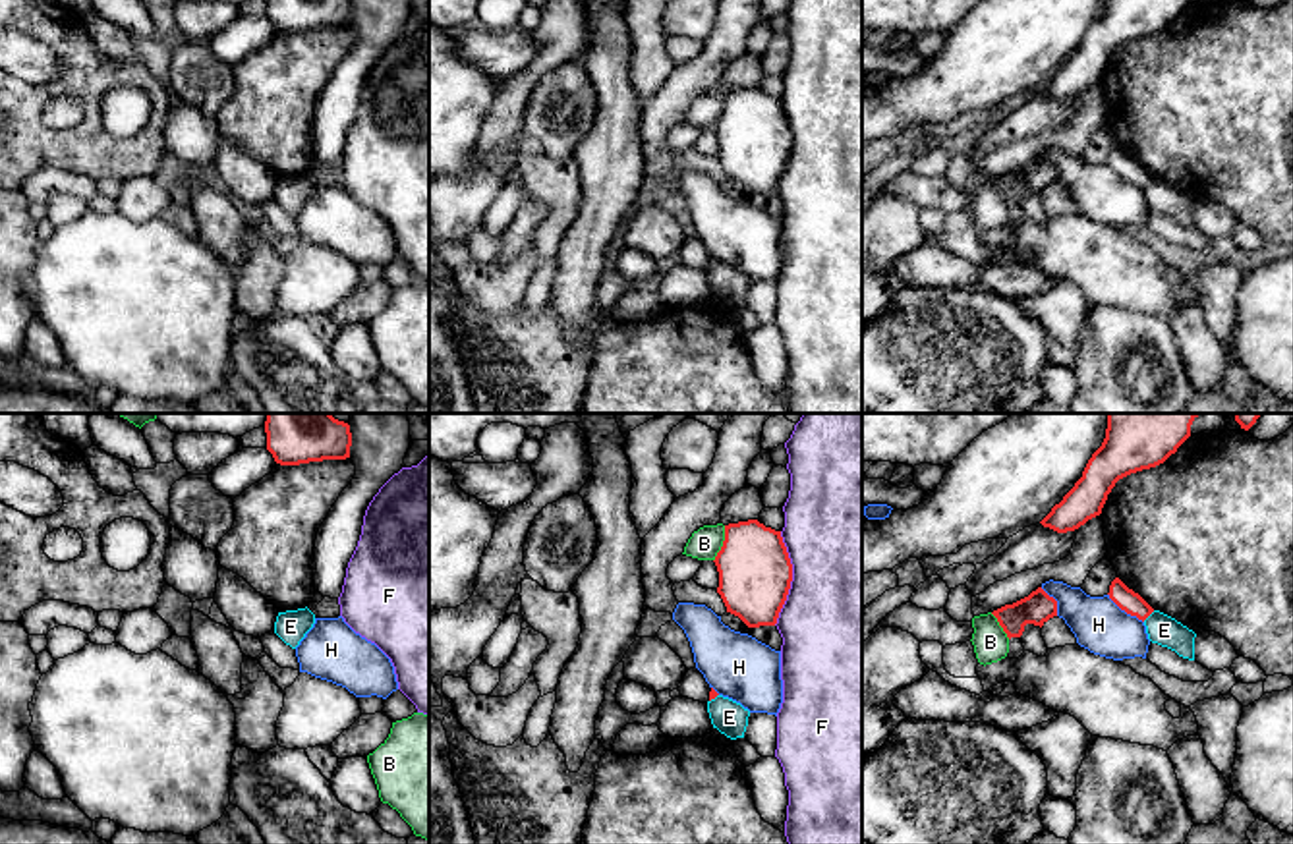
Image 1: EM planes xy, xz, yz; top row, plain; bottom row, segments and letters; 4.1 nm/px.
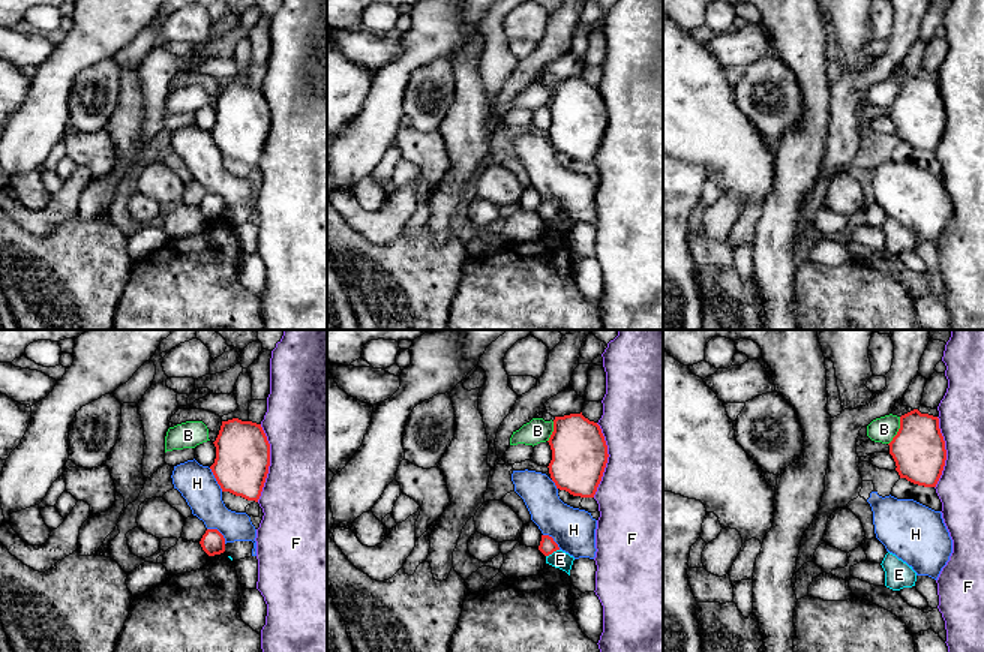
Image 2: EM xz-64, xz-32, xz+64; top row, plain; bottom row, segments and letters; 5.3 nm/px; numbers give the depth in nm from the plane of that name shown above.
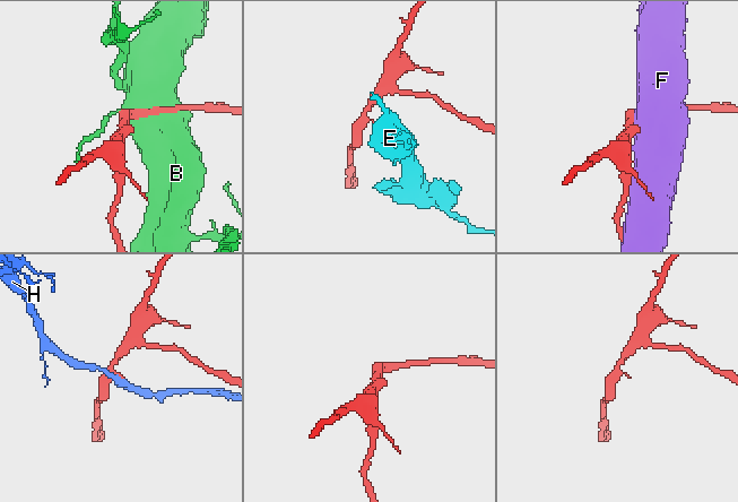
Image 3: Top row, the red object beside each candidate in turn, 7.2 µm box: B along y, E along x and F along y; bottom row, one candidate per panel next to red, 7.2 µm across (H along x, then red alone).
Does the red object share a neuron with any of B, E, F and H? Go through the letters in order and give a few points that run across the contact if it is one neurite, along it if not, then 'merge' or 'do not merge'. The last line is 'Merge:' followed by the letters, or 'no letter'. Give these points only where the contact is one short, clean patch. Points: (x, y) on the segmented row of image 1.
B: do not merge
E: line yz (1129, 601), (1149, 615), (1164, 630); merge
F: do not merge
H: do not merge
Merge: E

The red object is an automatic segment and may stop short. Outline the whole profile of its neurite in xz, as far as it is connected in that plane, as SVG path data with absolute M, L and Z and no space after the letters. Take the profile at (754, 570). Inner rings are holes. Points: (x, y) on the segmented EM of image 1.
M758 520L725 525L725 541L715 556L727 612L748 628L775 626L787 601L792 564L781 531Z

